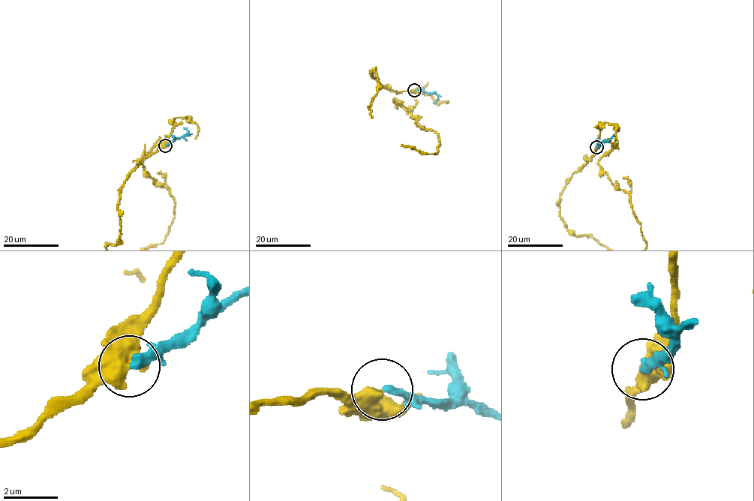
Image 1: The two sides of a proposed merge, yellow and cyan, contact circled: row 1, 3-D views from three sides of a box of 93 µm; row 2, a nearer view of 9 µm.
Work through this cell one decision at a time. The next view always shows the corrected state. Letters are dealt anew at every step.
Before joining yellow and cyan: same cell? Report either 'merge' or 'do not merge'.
do not merge

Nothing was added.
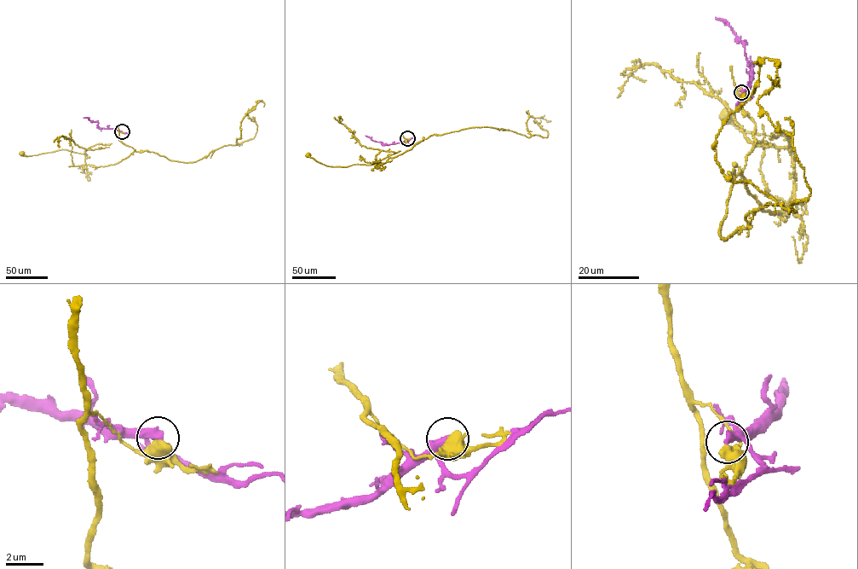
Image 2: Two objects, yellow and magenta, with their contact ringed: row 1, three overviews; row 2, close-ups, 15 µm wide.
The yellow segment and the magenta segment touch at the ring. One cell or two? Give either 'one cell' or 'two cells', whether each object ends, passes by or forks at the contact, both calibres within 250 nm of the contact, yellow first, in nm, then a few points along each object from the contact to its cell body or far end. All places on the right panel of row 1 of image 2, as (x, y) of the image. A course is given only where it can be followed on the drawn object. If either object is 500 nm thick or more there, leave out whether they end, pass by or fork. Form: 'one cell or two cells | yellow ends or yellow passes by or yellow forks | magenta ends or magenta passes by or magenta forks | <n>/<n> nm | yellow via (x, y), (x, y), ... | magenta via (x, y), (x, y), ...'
two cells | 650/480 nm | yellow via (740, 93), (756, 130), (745, 187), (764, 211), (784, 211), (795, 201), (791, 134), (745, 131), (729, 114) | magenta via (740, 93), (749, 88), (753, 72), (745, 48), (726, 21), (715, 18)

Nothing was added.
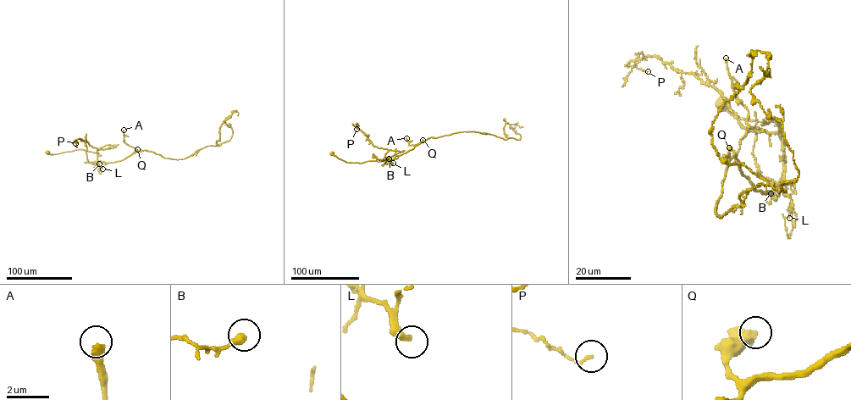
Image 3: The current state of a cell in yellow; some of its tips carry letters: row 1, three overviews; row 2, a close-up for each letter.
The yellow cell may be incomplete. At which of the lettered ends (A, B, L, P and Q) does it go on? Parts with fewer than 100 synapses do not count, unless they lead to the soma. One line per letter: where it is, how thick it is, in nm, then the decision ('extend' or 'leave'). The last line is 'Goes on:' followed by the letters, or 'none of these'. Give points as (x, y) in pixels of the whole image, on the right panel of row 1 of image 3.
A: at (726, 58); 400 nm thick; extend
B: at (770, 193); 300 nm thick; leave
L: at (789, 218); 320 nm thick; leave
P: at (648, 71); 120 nm thick; leave
Q: at (729, 147); 600 nm thick; leave
Goes on: A

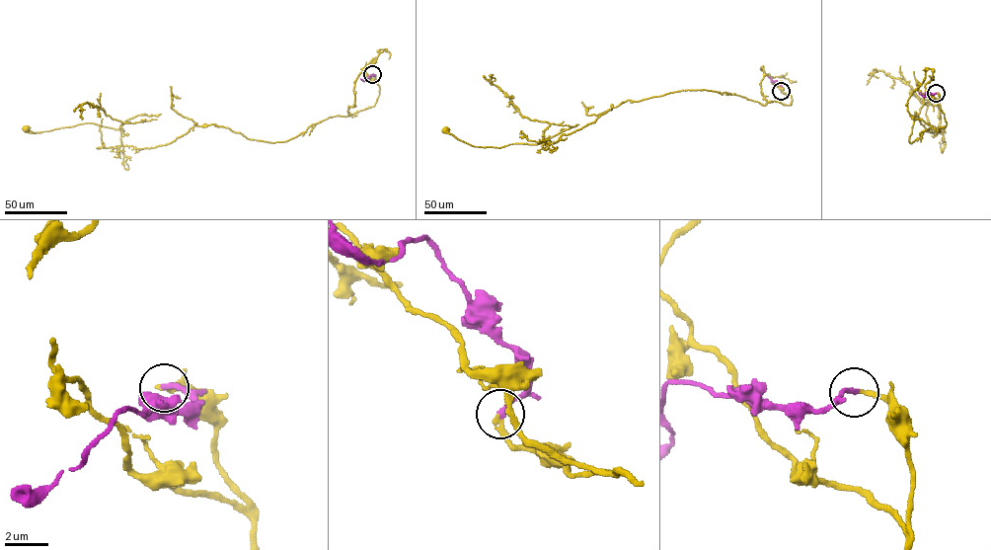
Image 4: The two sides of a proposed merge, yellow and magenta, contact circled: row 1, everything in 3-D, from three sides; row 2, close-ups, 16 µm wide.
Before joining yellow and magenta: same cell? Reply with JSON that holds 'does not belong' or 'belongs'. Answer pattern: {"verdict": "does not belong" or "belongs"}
{"verdict": "belongs"}

